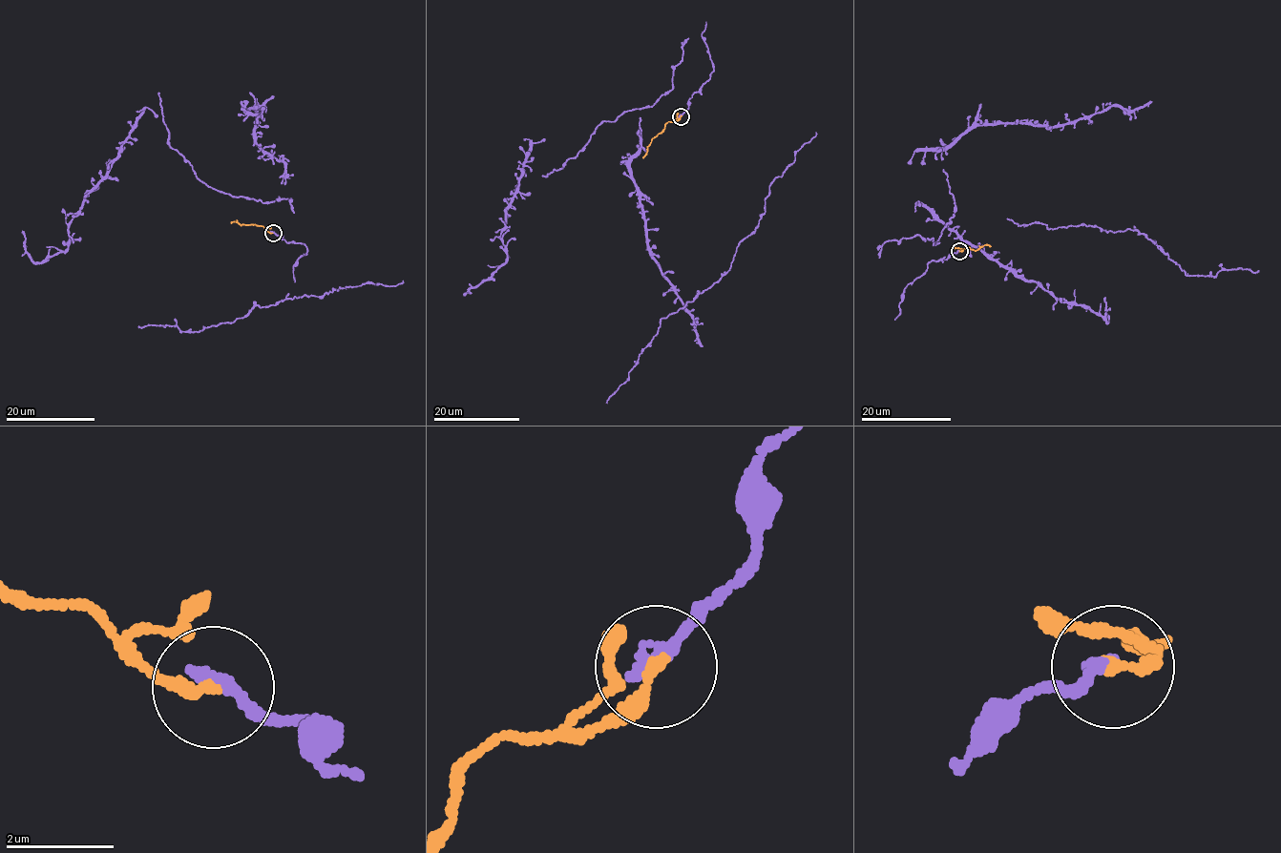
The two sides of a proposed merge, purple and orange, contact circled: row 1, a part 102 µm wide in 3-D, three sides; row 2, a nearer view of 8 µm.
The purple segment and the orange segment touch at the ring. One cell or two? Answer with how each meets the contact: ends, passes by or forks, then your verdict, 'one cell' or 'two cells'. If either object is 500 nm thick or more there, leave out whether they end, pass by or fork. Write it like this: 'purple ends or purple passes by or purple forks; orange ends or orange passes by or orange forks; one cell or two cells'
purple ends; orange ends; one cell

